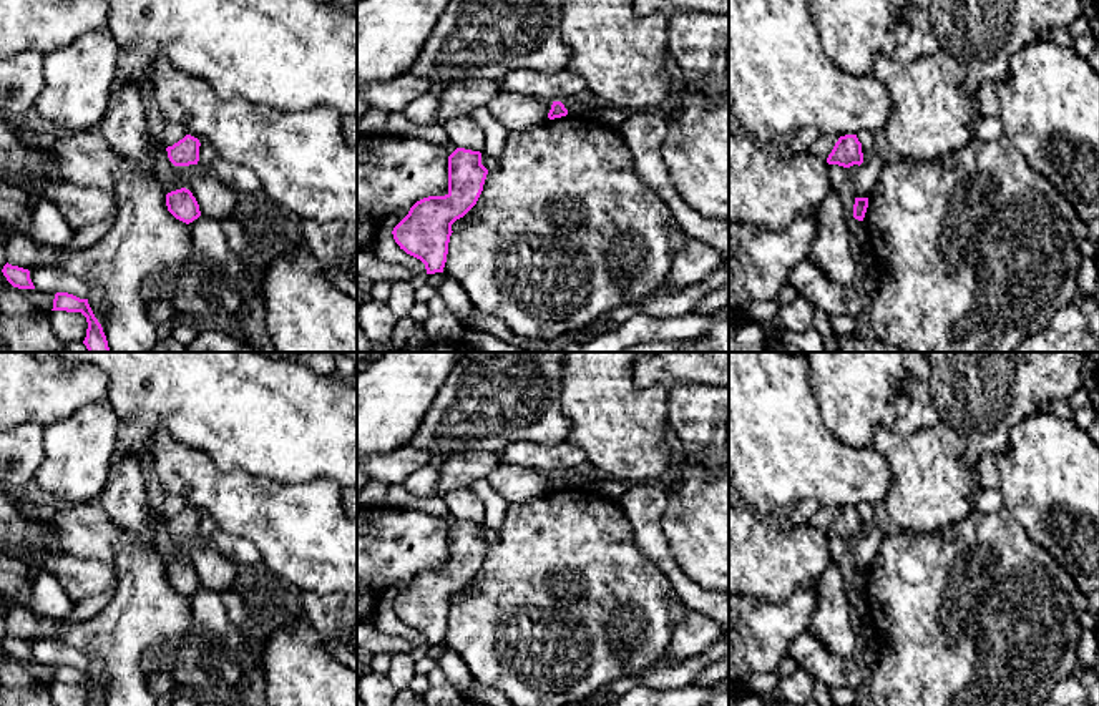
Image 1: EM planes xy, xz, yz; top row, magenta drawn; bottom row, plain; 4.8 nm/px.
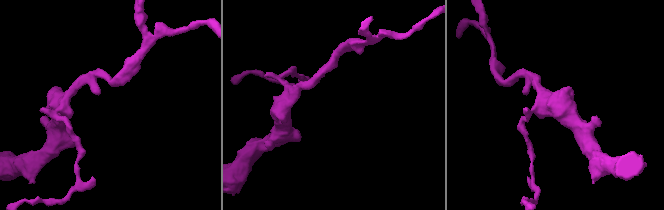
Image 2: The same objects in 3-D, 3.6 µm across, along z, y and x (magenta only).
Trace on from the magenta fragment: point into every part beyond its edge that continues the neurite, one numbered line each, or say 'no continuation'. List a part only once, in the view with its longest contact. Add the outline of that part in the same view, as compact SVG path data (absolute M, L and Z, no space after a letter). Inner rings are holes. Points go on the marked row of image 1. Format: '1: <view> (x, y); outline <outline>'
no continuation

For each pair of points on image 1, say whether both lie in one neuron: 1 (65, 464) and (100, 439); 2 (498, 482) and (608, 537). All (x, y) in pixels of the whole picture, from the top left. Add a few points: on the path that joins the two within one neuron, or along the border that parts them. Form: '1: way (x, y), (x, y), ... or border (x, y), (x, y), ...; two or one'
1: way (73, 457), (92, 439); one
2: border (550, 492), (527, 502), (510, 504); two

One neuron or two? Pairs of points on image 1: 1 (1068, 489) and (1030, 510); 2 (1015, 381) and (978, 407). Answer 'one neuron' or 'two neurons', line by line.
1: one neuron
2: one neuron

